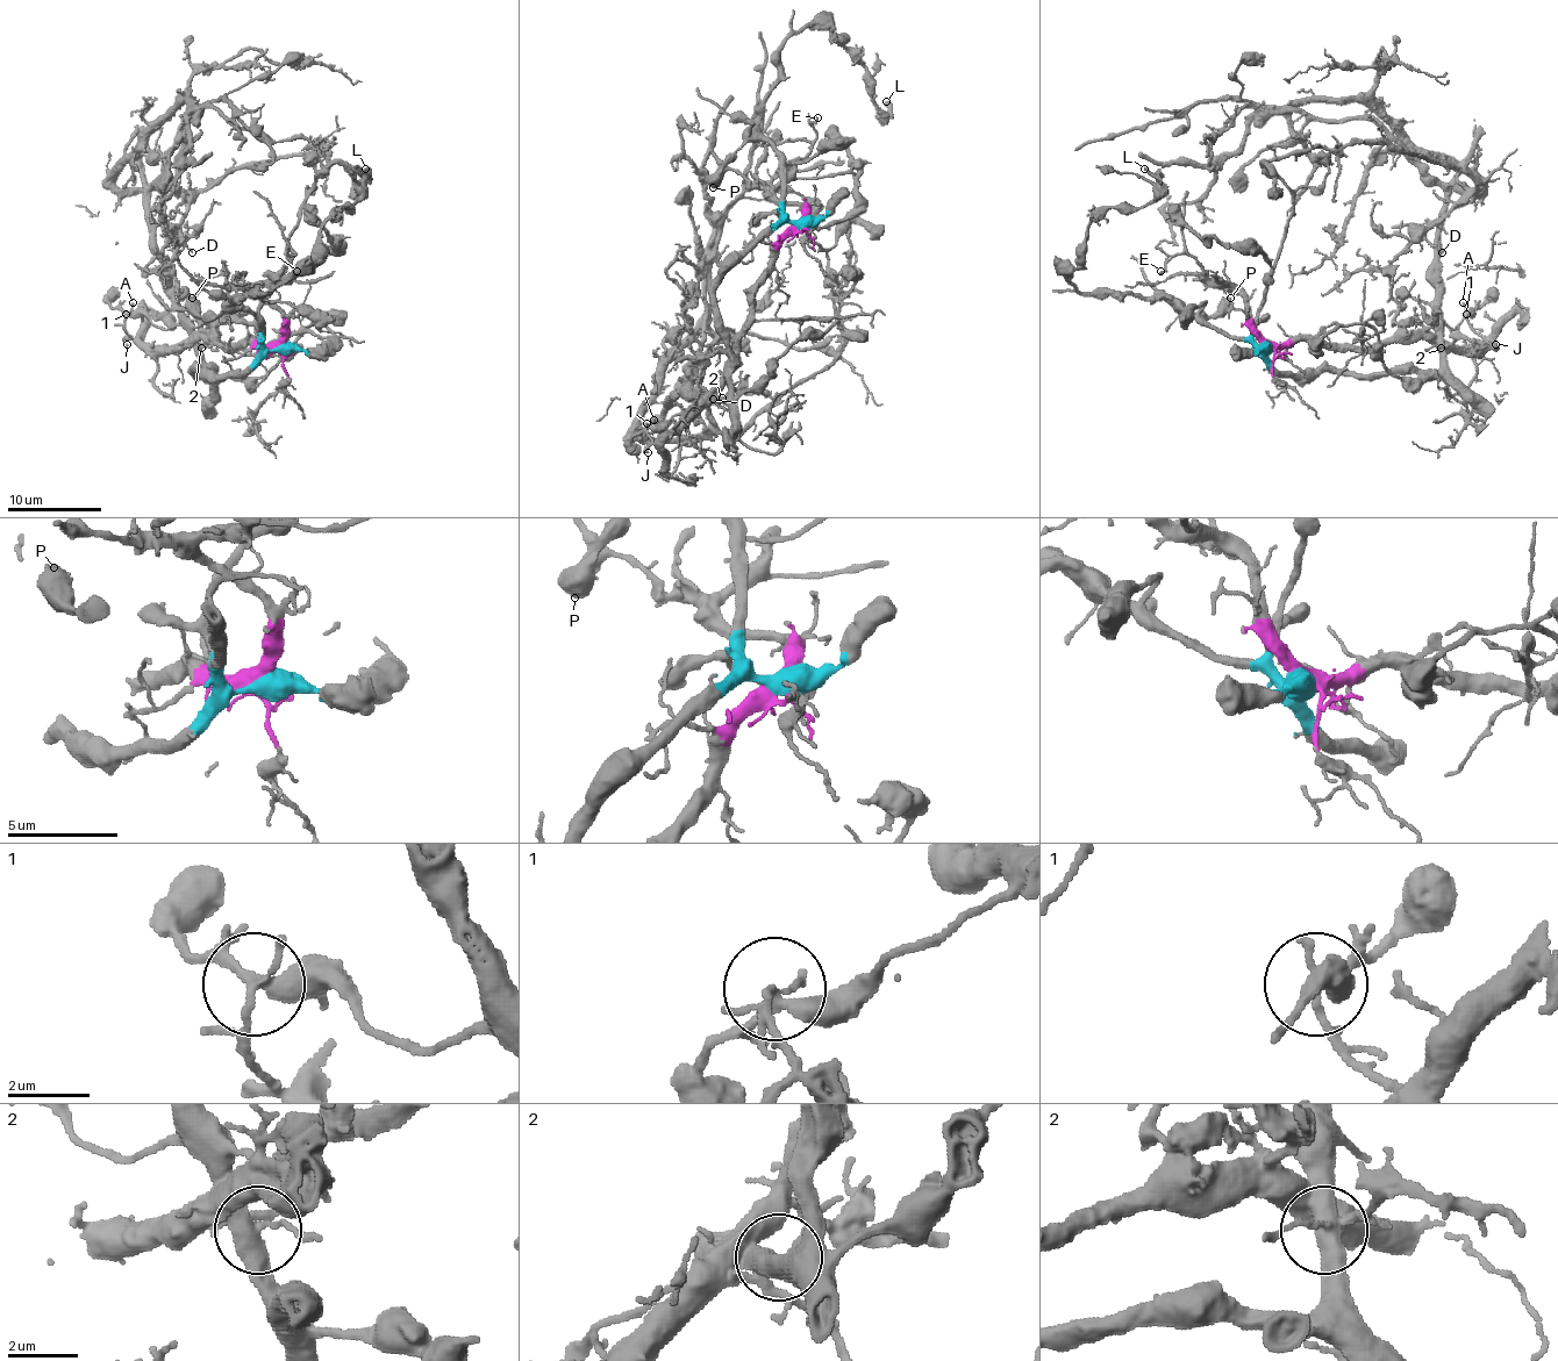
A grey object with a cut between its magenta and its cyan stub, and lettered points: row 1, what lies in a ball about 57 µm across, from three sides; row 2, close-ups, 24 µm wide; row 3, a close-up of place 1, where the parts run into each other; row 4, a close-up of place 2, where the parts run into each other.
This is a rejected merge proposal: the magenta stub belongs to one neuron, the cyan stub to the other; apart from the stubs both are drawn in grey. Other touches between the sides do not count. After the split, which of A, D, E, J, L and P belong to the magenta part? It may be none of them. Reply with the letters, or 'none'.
A, E, J

